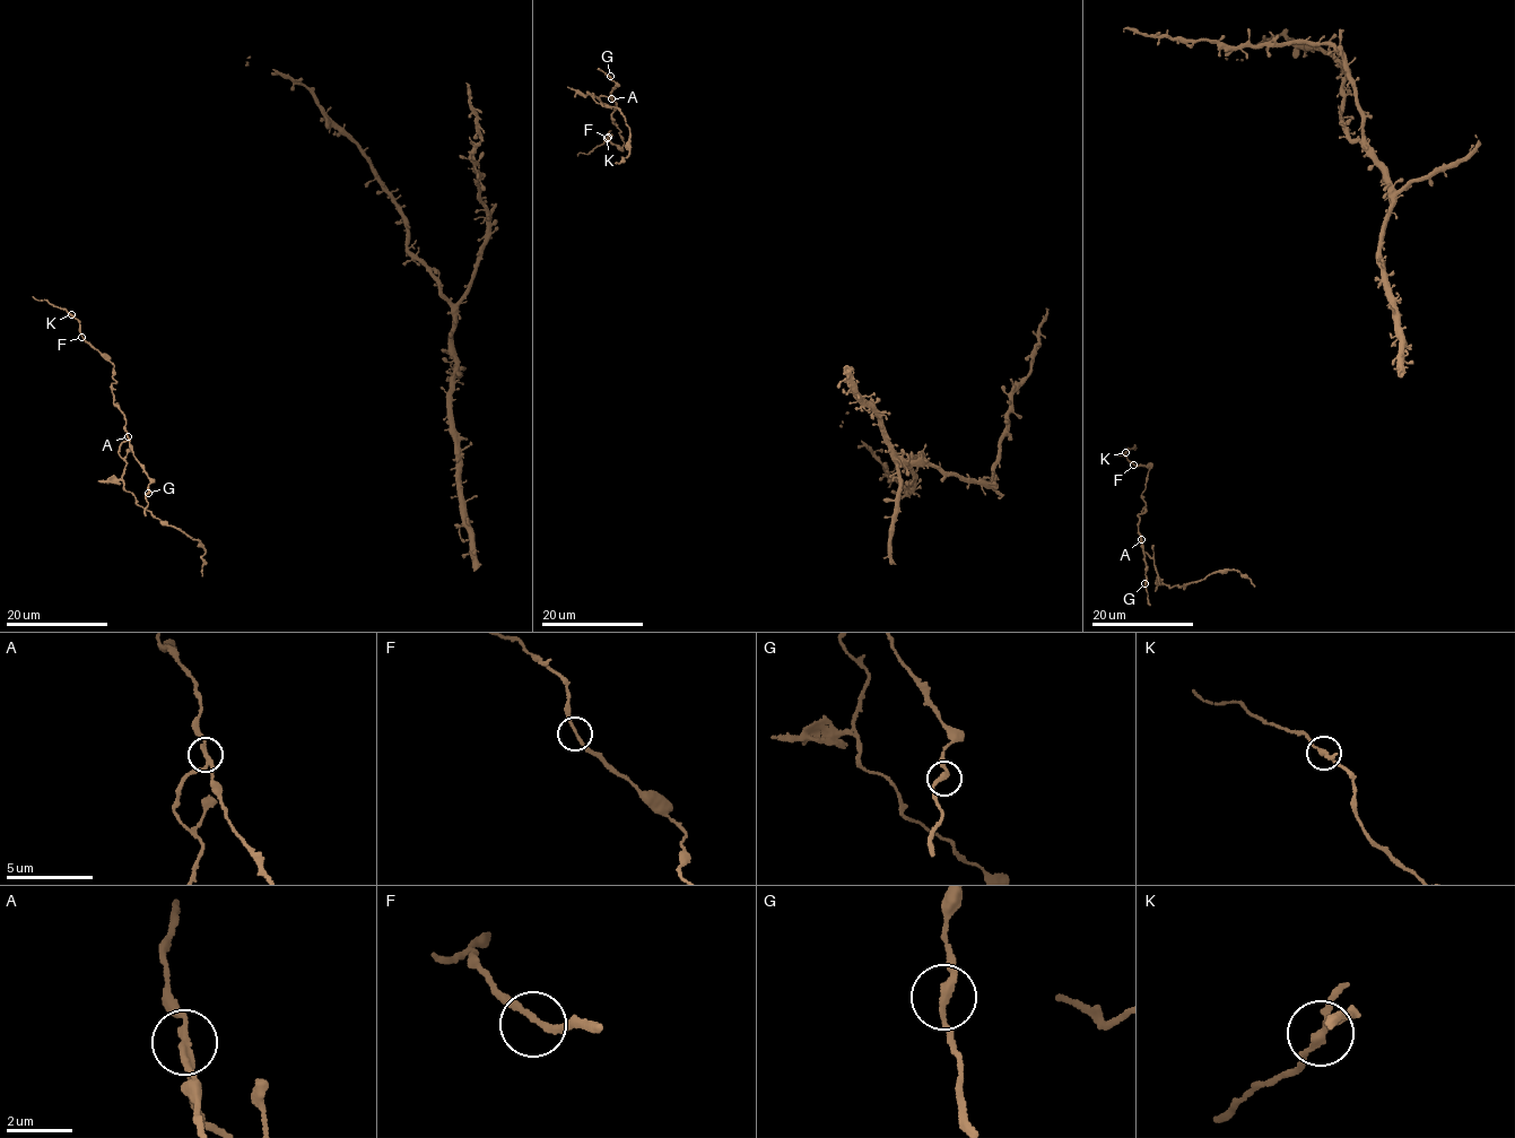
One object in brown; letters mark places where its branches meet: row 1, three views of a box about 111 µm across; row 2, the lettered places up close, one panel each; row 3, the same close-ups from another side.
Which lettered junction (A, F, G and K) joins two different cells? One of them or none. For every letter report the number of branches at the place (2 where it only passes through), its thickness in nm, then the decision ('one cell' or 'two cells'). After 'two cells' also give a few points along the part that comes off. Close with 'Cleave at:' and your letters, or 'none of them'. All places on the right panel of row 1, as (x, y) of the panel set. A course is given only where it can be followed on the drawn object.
A: 3 | 160 nm | two cells | (1141, 539), (1141, 547), (1154, 558), (1160, 583), (1181, 587), (1204, 580), (1211, 573), (1235, 568), (1254, 585)
F: 2 | 160 nm | one cell
G: 2 | 220 nm | one cell
K: 3 | 170 nm | one cell
Cleave at: A

